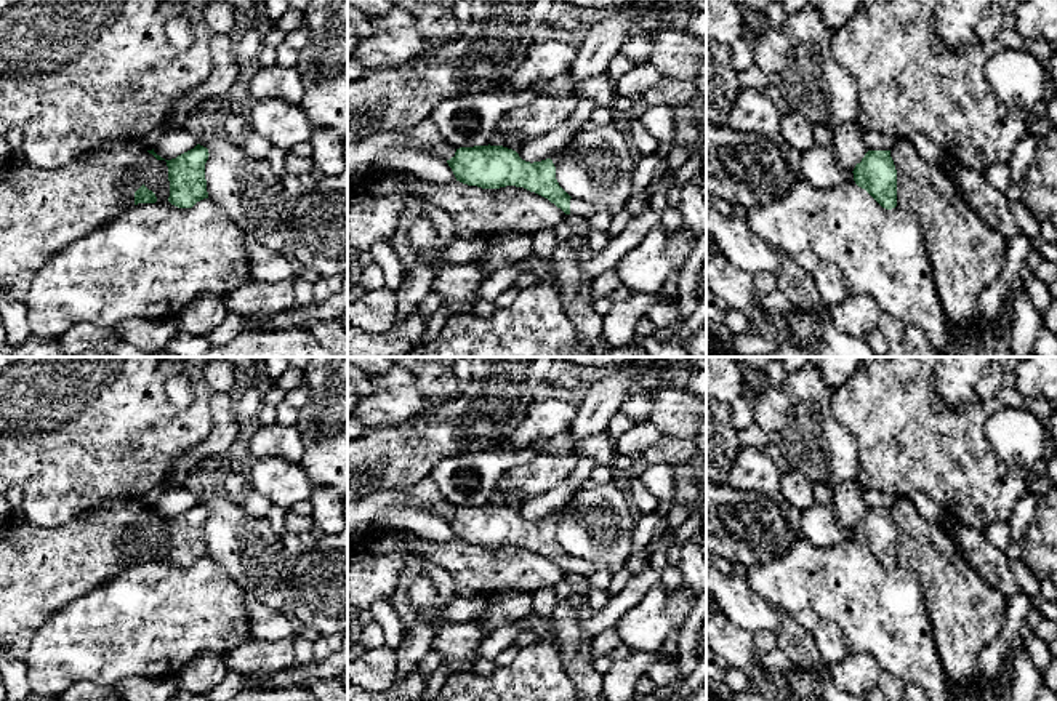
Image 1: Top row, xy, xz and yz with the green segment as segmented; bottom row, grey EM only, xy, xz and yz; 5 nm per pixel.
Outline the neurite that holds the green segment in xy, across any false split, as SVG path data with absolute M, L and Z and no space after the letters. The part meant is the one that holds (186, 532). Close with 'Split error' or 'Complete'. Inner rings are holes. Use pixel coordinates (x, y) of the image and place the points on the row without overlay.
M197 503L194 507L165 519L168 525L170 555L168 560L178 567L192 567L197 560L208 557L205 522L208 507Z. Complete

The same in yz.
M868 509L854 527L854 539L882 567L897 565L897 528L890 509Z. Complete

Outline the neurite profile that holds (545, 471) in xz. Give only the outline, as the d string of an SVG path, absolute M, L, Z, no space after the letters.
M538 453L530 463L509 469L496 483L490 504L501 504L508 493L532 499L562 487L577 466L577 453Z

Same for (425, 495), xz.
M431 475L405 490L378 490L360 499L348 501L348 543L365 536L372 530L372 520L384 509L416 509L445 520L456 511L442 496Z

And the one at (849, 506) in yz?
M857 480L838 483L833 487L831 507L834 520L846 530L854 530L868 511L865 488Z

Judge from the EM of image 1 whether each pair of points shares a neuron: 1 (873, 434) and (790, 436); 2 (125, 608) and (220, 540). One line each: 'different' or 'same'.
1: different
2: different

